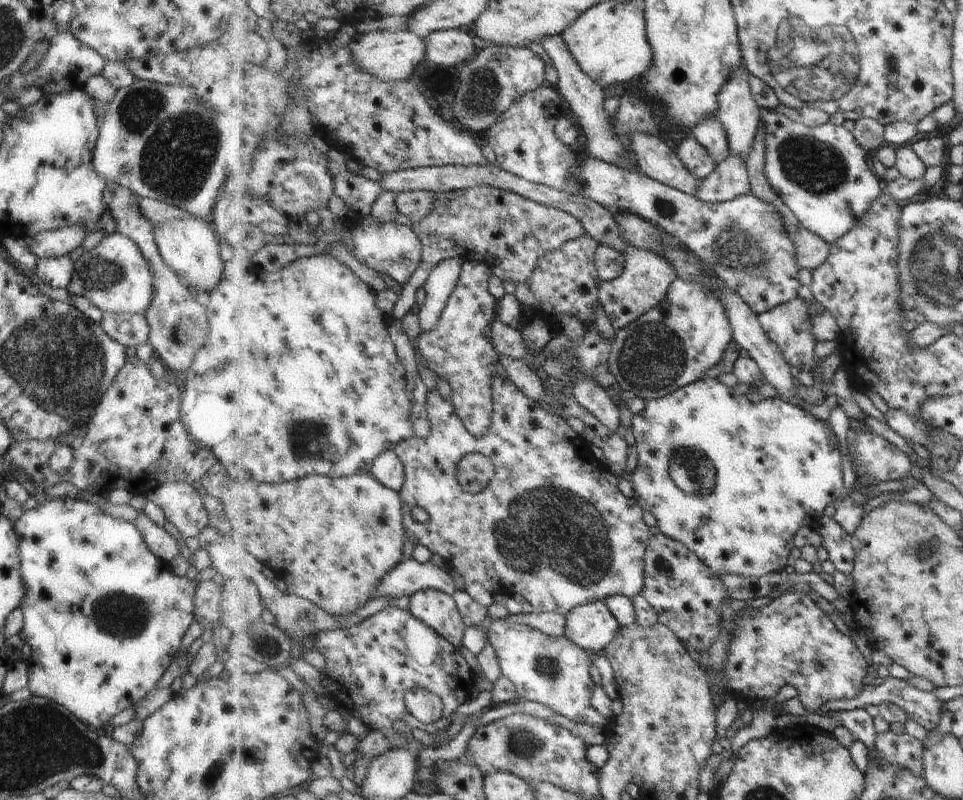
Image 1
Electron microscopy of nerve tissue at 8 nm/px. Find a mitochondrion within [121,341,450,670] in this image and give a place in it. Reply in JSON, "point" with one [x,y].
{"point":[307,438]}

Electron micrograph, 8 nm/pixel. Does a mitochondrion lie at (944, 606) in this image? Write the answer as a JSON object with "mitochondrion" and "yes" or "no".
{"mitochondrion":"no"}

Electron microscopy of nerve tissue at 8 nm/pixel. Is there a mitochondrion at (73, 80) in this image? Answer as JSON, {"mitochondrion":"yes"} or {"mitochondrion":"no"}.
{"mitochondrion":"no"}

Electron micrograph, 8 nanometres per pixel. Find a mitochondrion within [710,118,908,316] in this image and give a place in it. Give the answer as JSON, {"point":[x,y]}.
{"point":[812,164]}

